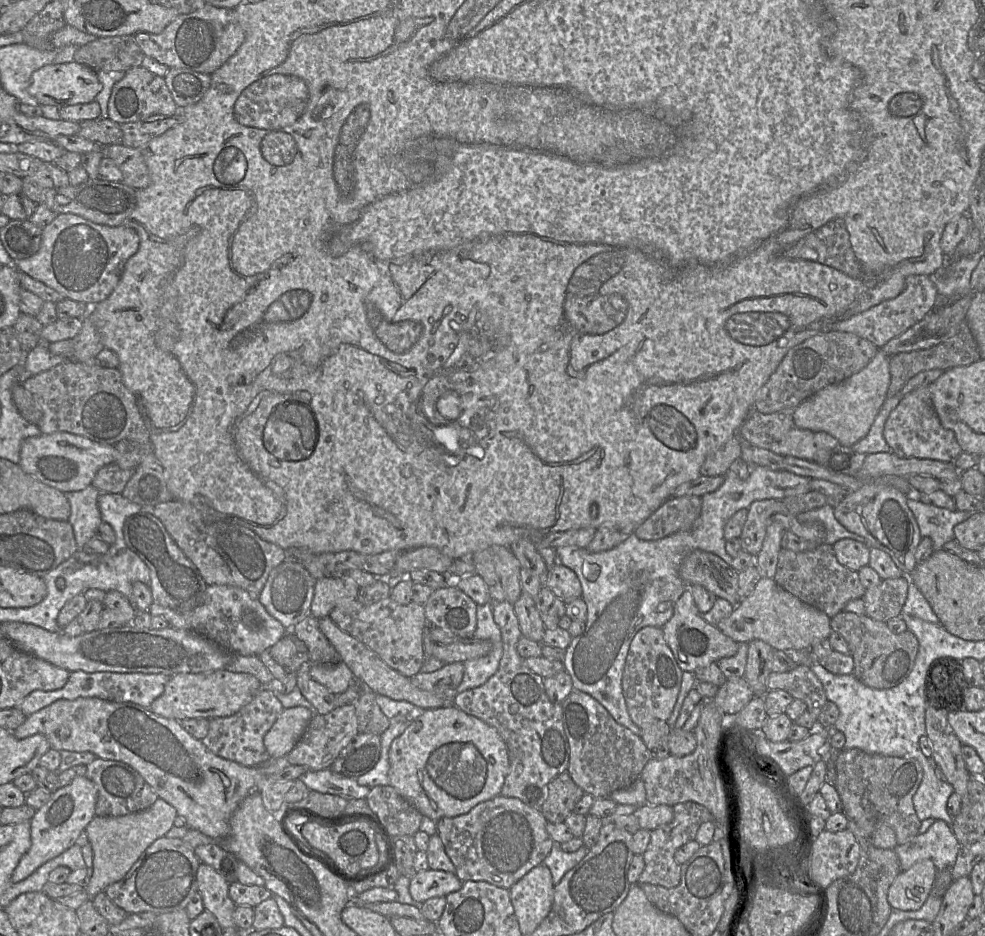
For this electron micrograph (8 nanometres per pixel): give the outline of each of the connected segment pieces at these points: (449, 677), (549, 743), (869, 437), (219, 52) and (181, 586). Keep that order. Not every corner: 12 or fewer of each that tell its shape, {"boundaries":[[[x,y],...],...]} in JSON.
{"boundaries":[[[445,664],[409,679],[421,690],[443,694],[462,682],[464,664]],[[491,602],[498,670],[452,705],[509,754],[500,795],[541,810],[566,772],[562,707],[517,651],[513,605]],[[903,397],[885,400],[868,434],[851,446],[855,454],[891,451],[883,430]],[[205,4],[138,32],[169,68],[212,74],[245,40],[234,9]],[[155,516],[123,525],[153,603],[186,614],[207,584]]]}

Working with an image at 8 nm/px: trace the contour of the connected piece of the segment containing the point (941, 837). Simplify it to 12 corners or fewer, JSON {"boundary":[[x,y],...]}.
{"boundary":[[935,820],[896,845],[901,871],[930,859],[951,868],[960,849],[951,828]]}

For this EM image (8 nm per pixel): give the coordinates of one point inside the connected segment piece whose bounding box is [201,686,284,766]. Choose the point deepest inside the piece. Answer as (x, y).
(240, 737)

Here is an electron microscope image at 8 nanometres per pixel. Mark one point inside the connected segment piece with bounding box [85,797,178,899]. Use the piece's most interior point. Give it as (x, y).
(117, 842)

